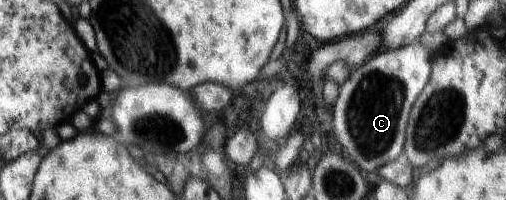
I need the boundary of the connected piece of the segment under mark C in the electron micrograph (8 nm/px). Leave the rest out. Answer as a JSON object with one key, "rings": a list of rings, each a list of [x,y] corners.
{"rings":[[[419,40],[396,50],[377,51],[359,67],[350,70],[350,76],[339,85],[331,134],[341,145],[344,157],[357,163],[369,176],[403,153],[412,105],[429,81],[431,55]]]}

